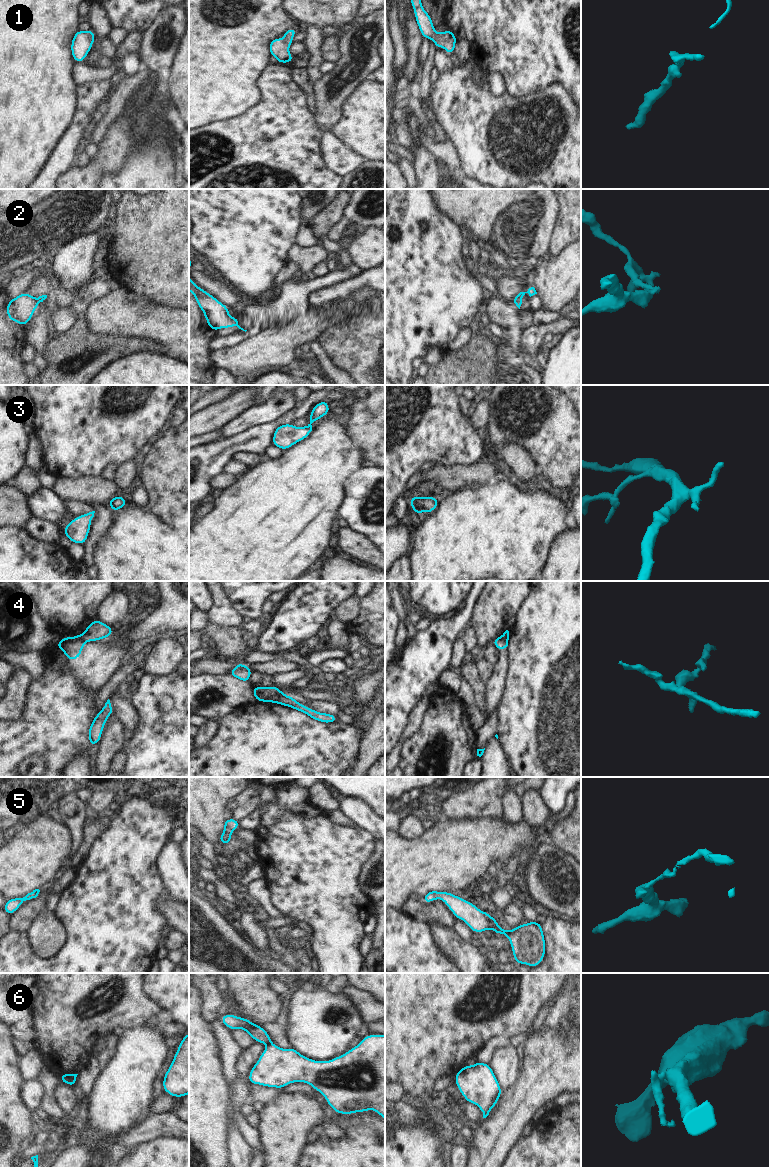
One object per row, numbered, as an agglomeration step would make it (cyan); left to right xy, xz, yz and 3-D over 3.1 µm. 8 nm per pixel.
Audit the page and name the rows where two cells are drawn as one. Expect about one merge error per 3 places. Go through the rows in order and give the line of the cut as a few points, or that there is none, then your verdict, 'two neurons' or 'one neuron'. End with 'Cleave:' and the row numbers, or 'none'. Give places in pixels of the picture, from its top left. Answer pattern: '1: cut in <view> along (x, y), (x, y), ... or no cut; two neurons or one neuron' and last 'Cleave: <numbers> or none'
1: no cut; one neuron
2: cut in yz along (521, 297), (514, 301); two neurons
3: no cut; one neuron
4: cut in xz along (284, 694), (277, 703); two neurons
5: no cut; one neuron
6: cut in xz along (271, 1042), (268, 1045); two neurons
Cleave: 2, 4, 6

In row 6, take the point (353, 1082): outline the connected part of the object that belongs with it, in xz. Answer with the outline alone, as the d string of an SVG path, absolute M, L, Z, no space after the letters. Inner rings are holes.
M369 1034L356 1047L330 1061L314 1061L294 1048L282 1049L271 1043L251 1068L248 1081L280 1089L290 1083L304 1082L319 1091L336 1113L374 1110L385 1119L385 1035Z

